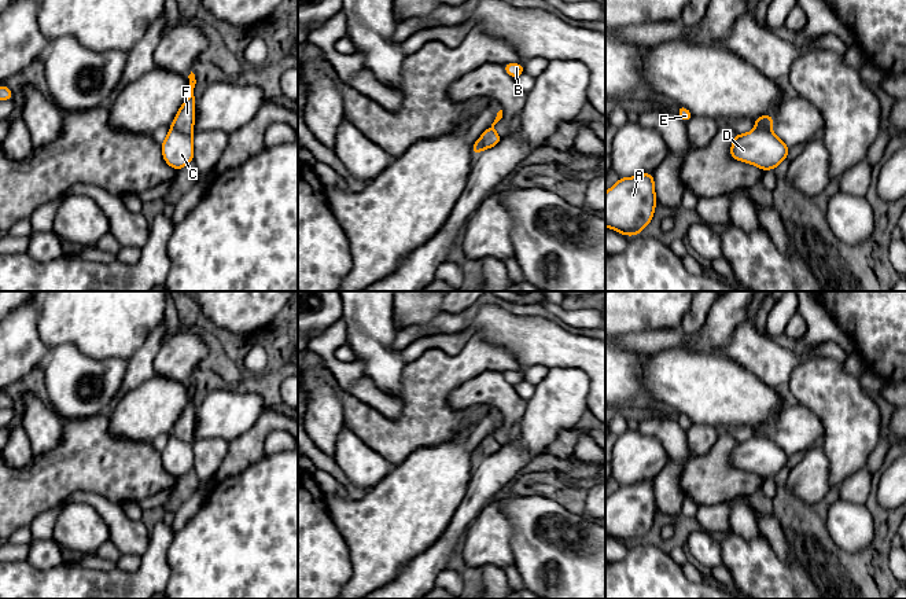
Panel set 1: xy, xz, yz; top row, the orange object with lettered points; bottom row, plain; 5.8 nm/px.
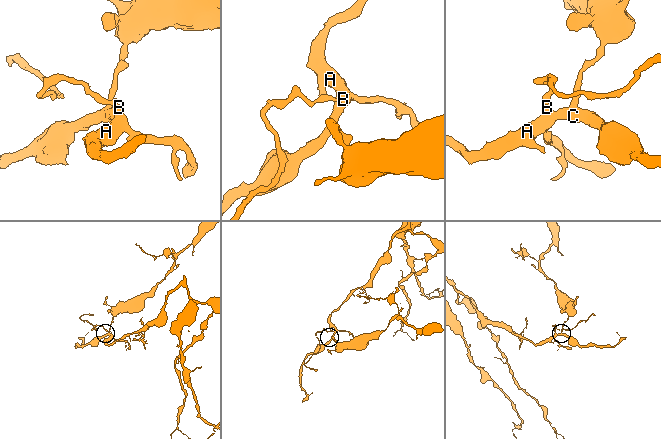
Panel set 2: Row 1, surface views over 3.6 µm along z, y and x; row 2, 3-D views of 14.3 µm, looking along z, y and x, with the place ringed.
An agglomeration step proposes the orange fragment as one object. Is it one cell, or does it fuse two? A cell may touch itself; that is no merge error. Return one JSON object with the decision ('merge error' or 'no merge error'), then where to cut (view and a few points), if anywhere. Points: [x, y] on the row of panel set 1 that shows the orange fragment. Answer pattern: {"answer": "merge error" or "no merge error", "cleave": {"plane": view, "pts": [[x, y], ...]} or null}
{"answer": "merge error", "cleave": {"plane": "xy", "pts": [[172, 125], [191, 135]]}}

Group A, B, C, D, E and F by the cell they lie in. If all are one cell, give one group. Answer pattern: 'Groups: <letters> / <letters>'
Groups: A B C D E / F

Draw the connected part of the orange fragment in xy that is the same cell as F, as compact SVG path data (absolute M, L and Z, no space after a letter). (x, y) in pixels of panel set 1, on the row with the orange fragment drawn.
M192 71L188 76L188 78L189 78L189 95L181 104L180 110L177 111L172 122L172 126L181 133L194 135L195 133L194 131L195 109L196 109L195 107L196 96L194 95L194 88L195 88L196 80Z

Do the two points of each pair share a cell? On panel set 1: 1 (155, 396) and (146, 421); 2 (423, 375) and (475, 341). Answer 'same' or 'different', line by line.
1: same
2: same

